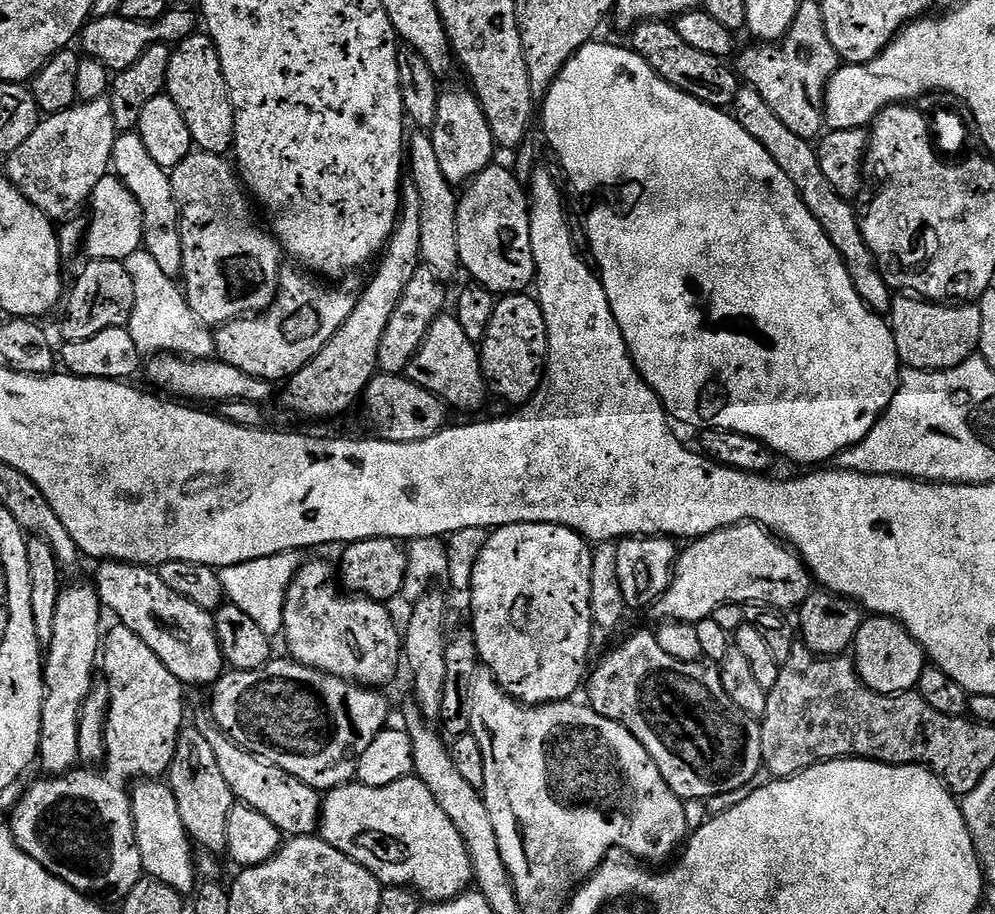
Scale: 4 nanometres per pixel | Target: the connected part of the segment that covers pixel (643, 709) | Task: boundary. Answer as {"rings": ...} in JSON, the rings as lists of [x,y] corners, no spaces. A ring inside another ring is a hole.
{"rings":[[[651,631],[626,637],[624,644],[618,645],[597,668],[595,665],[586,680],[587,692],[587,703],[598,714],[626,726],[626,730],[646,746],[666,786],[685,802],[696,799],[712,802],[715,796],[728,796],[739,788],[747,789],[764,768],[760,720],[734,706],[722,686],[719,667],[703,659],[678,662],[678,658],[670,658],[670,654],[665,654],[662,646],[658,646]]]}

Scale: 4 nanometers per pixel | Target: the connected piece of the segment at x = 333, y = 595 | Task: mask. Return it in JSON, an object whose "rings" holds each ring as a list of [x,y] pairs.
{"rings":[[[324,560],[301,563],[284,603],[282,640],[288,643],[287,655],[308,668],[383,689],[402,668],[401,629],[396,629],[395,618],[381,601],[342,594],[337,584],[338,572],[333,565],[331,568]]]}

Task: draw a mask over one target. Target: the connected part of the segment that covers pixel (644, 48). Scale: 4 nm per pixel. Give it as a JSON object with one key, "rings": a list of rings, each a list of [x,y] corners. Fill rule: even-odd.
{"rings":[[[647,20],[644,24],[637,24],[631,29],[630,36],[632,51],[637,52],[663,80],[669,80],[675,88],[698,98],[698,102],[706,106],[731,109],[742,80],[724,65],[727,63],[721,57],[711,56],[703,50],[694,50],[694,46],[686,46],[686,42],[678,38],[678,30],[662,20]]]}

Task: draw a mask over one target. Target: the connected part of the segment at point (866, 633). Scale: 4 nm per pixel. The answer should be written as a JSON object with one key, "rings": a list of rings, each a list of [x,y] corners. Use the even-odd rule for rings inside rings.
{"rings":[[[875,614],[865,618],[858,630],[854,659],[860,681],[883,696],[913,691],[919,685],[922,670],[926,667],[926,657],[919,642],[898,621]]]}

